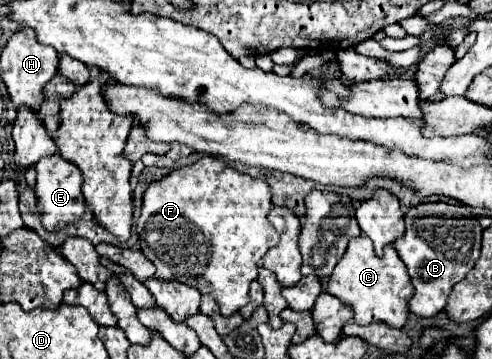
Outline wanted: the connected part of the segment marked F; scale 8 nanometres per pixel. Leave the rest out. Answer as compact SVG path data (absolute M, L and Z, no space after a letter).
M202 157L194 165L176 169L164 179L148 185L138 219L140 251L154 263L158 279L196 287L202 295L214 297L220 313L228 317L240 307L248 305L250 283L258 277L260 261L268 253L268 249L278 243L278 233L268 221L270 209L270 187L264 181L238 173L222 159Z

